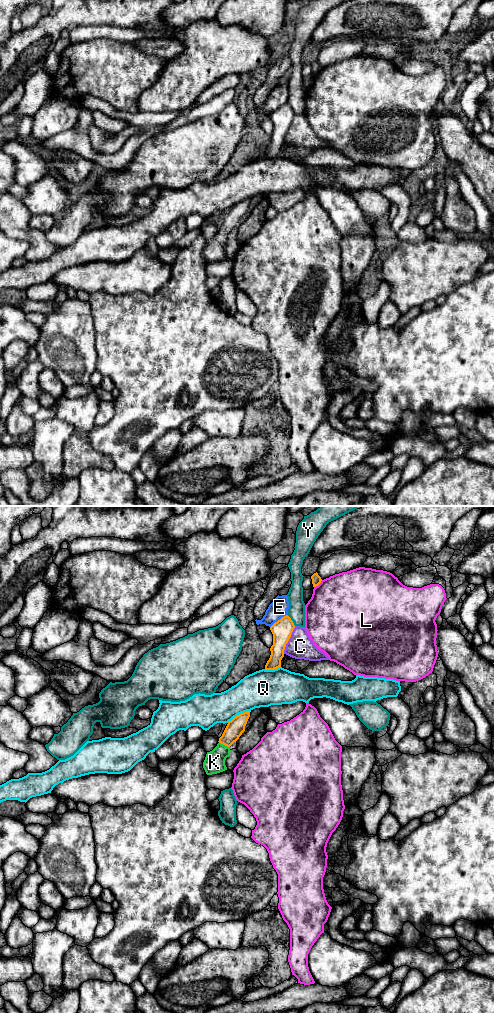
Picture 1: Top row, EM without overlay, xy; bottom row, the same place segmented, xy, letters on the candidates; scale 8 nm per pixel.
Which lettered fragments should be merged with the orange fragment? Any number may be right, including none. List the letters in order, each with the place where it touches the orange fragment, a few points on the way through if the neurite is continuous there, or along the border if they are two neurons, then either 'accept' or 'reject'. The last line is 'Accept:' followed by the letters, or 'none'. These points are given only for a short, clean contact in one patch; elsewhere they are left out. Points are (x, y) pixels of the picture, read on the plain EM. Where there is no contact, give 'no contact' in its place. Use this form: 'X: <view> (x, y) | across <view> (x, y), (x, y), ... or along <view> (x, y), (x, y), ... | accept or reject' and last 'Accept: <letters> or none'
C: xy (288, 128) | reject
E: xy (278, 108) | reject
K: xy (224, 232) | across xy (234, 217), (224, 232), (222, 239), (214, 250) | accept
L: xy (318, 72) | reject
Q: xy (239, 202) | reject
Y: xy (291, 108) | reject
Accept: K

